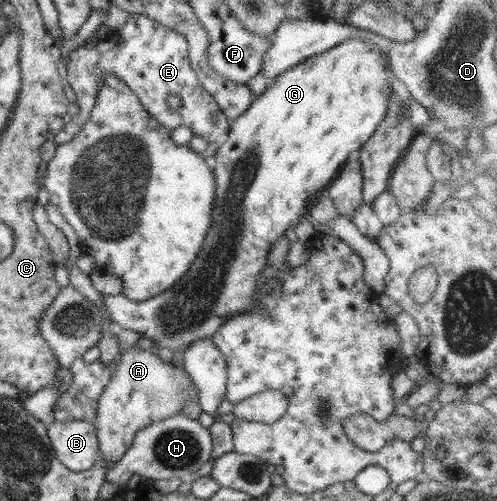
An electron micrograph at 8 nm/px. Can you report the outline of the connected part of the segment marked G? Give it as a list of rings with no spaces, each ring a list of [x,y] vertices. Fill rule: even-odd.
[[[349,39],[341,43],[338,47],[333,47],[324,53],[319,53],[318,55],[313,55],[305,59],[302,63],[296,65],[296,67],[276,77],[273,84],[267,86],[264,93],[257,96],[247,111],[231,122],[226,137],[219,142],[219,148],[216,151],[216,167],[212,169],[214,176],[216,176],[214,205],[212,205],[212,209],[214,209],[214,211],[212,211],[212,227],[210,227],[210,231],[208,231],[208,235],[206,235],[206,239],[204,239],[204,245],[202,245],[202,249],[200,249],[200,253],[198,253],[198,259],[192,262],[188,273],[184,273],[184,275],[172,285],[172,289],[159,293],[150,299],[132,301],[122,293],[114,296],[103,296],[101,294],[104,305],[110,314],[110,319],[124,327],[124,329],[140,332],[143,337],[153,339],[153,341],[157,343],[156,347],[167,347],[170,350],[184,350],[197,339],[211,337],[211,335],[216,333],[218,329],[220,329],[220,326],[231,317],[249,313],[251,309],[255,309],[255,307],[257,307],[257,299],[259,298],[256,281],[260,278],[263,268],[267,267],[266,256],[270,248],[274,247],[274,243],[276,243],[282,235],[285,235],[285,231],[289,227],[293,227],[294,223],[298,223],[298,220],[307,214],[313,197],[329,187],[330,183],[332,183],[339,174],[345,162],[364,146],[364,142],[372,137],[378,124],[384,119],[388,109],[389,97],[393,92],[392,84],[388,82],[390,71],[387,57],[385,57],[386,54],[387,53],[381,51],[379,45],[375,45],[375,43],[369,43],[369,41],[365,41],[365,39]]]

